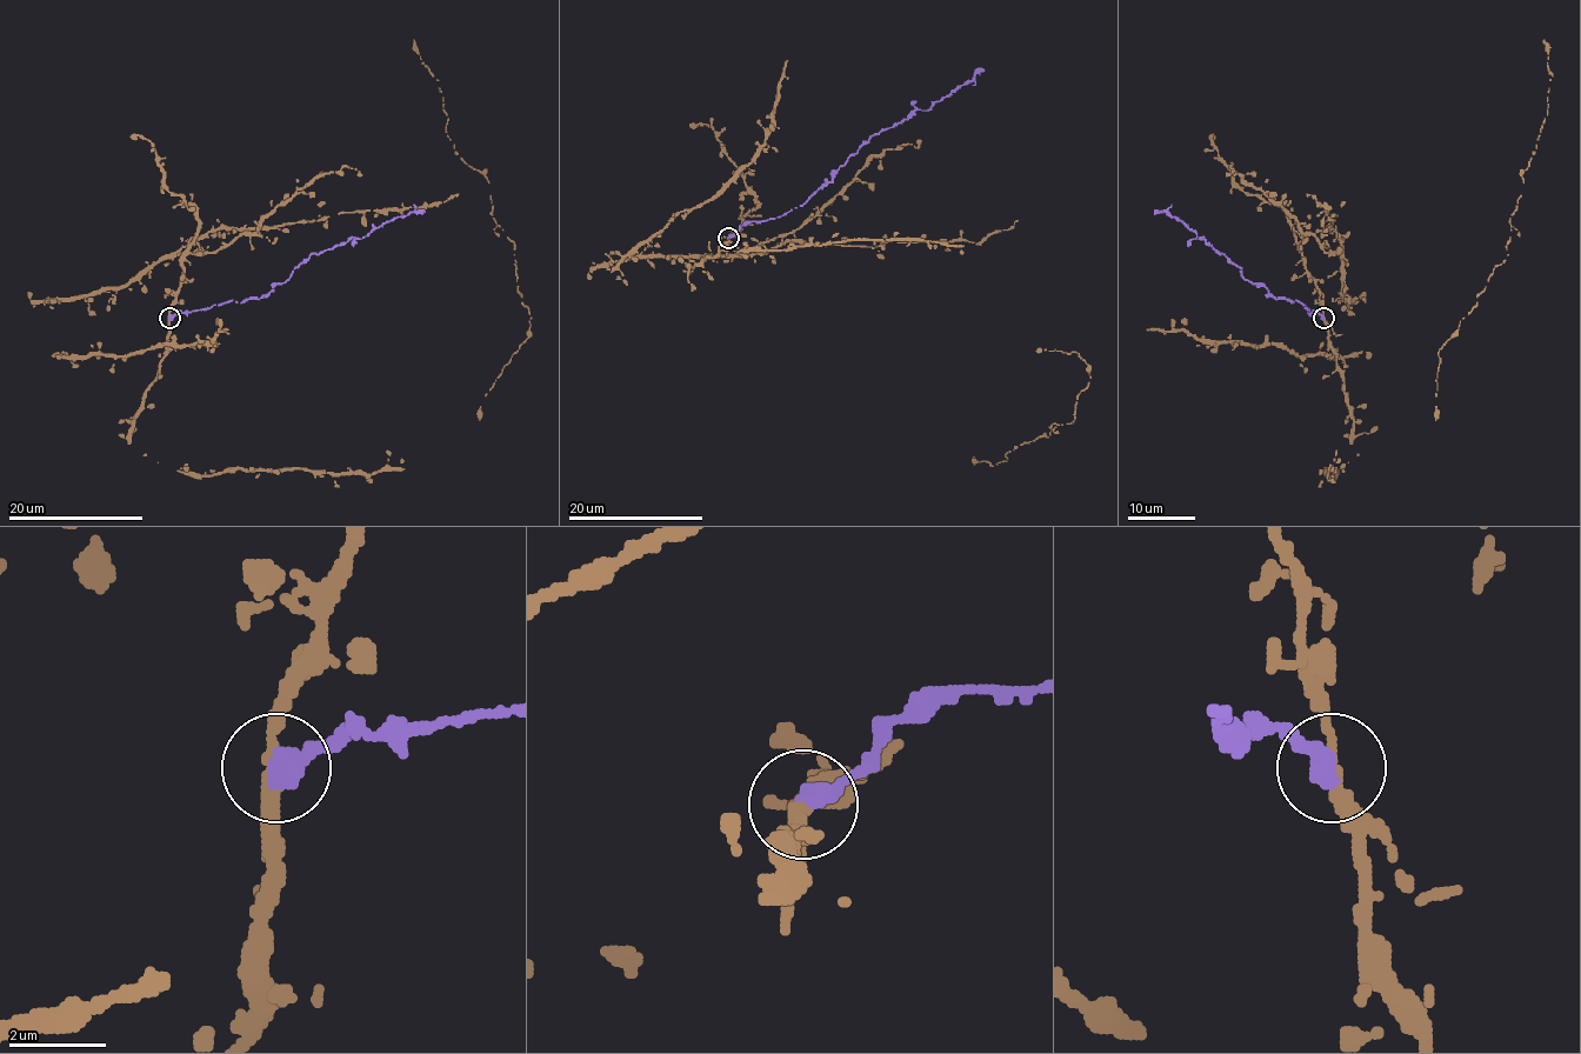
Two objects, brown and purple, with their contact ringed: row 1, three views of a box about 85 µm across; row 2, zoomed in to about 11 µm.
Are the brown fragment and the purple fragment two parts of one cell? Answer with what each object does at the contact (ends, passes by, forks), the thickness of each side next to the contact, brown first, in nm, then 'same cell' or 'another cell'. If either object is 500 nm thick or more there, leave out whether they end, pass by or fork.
brown passes by; purple ends; calibres 280 and 480 nm; another cell

